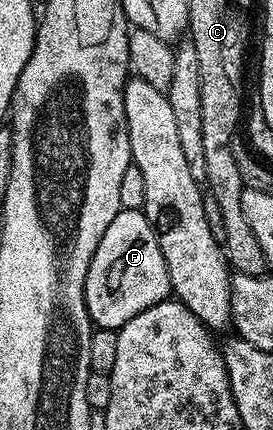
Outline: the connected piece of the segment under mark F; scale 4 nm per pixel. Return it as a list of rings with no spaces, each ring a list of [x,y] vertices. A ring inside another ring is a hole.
[[[122,209],[117,218],[109,222],[93,254],[93,262],[89,262],[85,302],[92,325],[95,328],[121,329],[129,318],[137,318],[137,314],[149,310],[149,306],[157,306],[171,295],[169,270],[154,226],[140,209]]]

